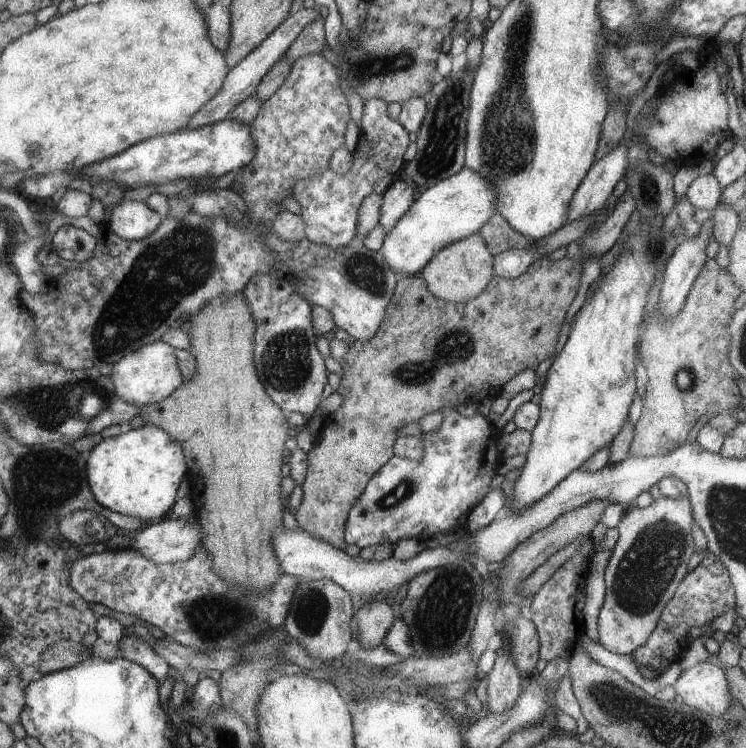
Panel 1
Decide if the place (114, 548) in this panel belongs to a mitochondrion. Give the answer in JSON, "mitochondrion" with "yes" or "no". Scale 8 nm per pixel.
{"mitochondrion":"no"}

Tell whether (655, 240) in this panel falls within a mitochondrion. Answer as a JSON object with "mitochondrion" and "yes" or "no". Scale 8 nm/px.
{"mitochondrion":"yes"}

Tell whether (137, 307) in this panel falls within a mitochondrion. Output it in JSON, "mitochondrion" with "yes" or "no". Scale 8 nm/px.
{"mitochondrion":"yes"}

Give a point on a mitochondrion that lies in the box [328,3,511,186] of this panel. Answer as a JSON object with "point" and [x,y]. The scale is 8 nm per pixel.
{"point":[362,68]}

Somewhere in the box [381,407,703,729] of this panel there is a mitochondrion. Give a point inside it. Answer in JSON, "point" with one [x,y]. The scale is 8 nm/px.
{"point":[642,578]}

